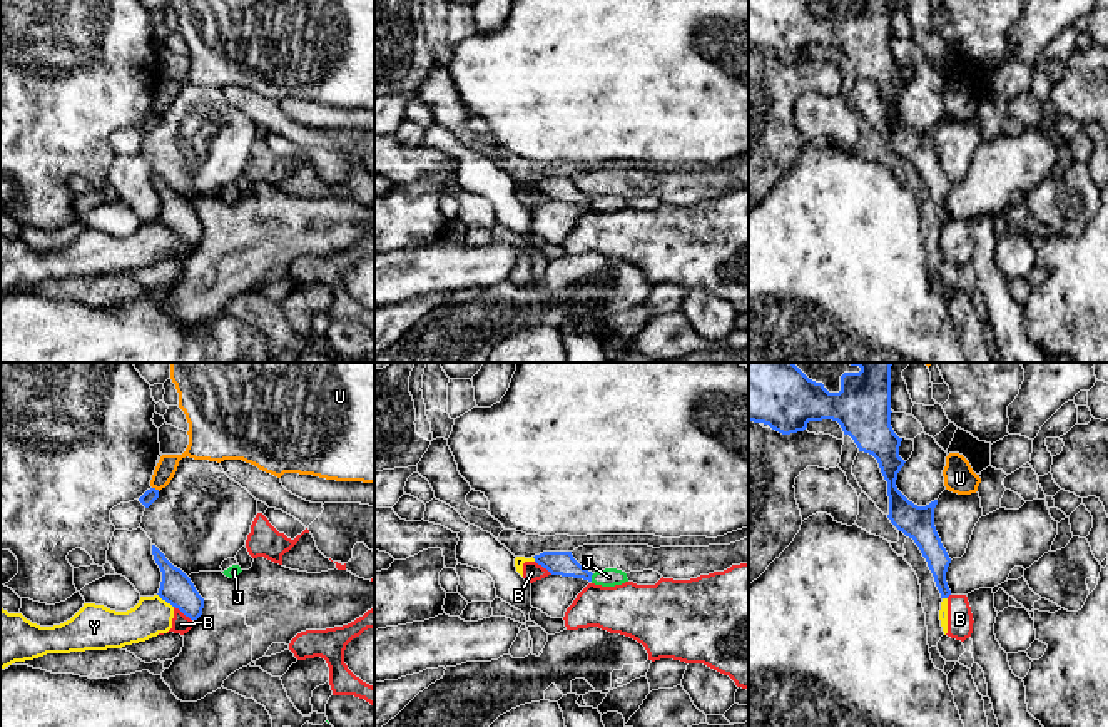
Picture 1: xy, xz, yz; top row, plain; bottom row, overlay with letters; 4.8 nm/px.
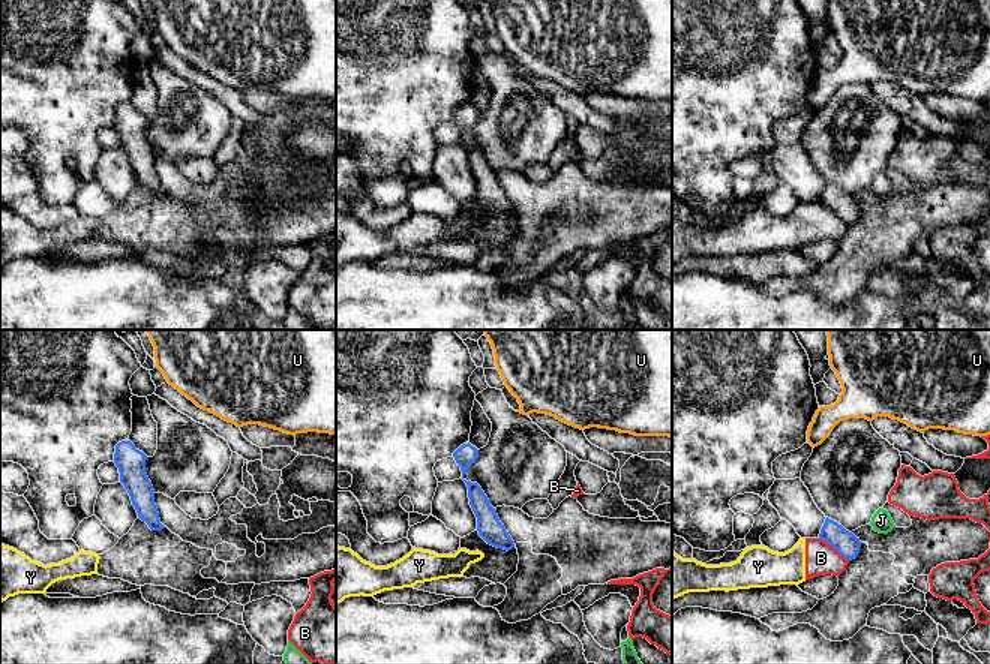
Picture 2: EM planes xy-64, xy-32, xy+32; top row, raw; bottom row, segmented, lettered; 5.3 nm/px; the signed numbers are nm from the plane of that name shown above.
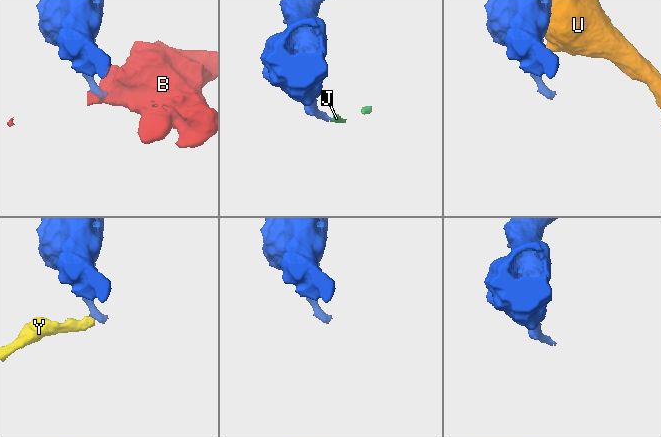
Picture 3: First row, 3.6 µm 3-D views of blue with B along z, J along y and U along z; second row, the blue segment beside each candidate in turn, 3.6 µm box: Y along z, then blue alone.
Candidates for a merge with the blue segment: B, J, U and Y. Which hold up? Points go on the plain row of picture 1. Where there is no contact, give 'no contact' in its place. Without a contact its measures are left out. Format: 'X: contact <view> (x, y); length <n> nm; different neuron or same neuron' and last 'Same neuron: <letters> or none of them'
B: contact xy (182, 238); length 120 nm; different neuron
J: contact xz (590, 203); length 40 nm; different neuron
U: contact xy (154, 114); length 40 nm; different neuron
Y: contact xy (166, 226); length 100 nm; different neuron
Same neuron: none of them

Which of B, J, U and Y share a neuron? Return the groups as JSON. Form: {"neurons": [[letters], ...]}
{"neurons": [["B", "Y"], ["J"], ["U"]]}

